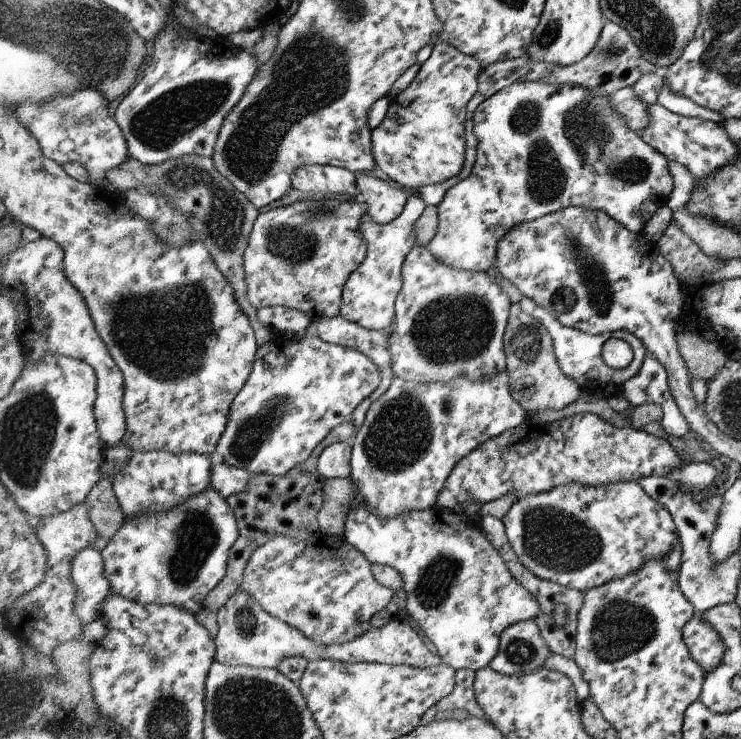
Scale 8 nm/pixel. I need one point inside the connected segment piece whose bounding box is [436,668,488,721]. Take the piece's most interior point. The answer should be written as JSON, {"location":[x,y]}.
{"location":[462,696]}

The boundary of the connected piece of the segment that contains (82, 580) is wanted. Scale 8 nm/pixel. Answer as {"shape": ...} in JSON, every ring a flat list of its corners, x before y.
{"shape":[[95,547,82,550,74,558,74,584,78,588,76,614,84,623,93,623,102,616,102,608,106,598,112,591,112,582,106,574,104,554]]}

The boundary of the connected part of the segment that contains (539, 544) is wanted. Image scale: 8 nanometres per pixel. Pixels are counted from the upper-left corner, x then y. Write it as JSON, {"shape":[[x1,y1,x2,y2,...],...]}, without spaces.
{"shape":[[638,481,595,487,575,482,556,486,548,492,530,494,515,500,501,521,512,550,532,574,583,593,608,584,615,578,624,578,634,570,640,570,640,566,650,560,661,560,664,563,674,542,681,542,671,512,649,496]]}

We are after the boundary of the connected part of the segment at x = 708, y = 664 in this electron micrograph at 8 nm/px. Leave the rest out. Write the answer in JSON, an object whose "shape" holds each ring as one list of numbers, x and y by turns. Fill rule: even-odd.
{"shape":[[697,612,683,629,684,642,688,642,692,658,703,667,704,676,712,673,724,657,724,643,720,635]]}

